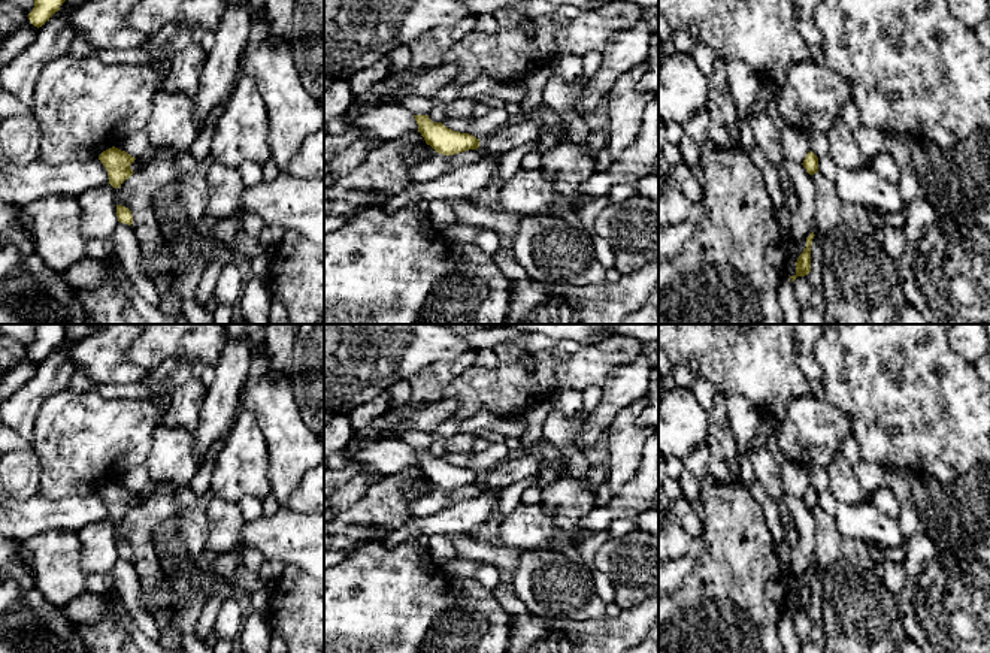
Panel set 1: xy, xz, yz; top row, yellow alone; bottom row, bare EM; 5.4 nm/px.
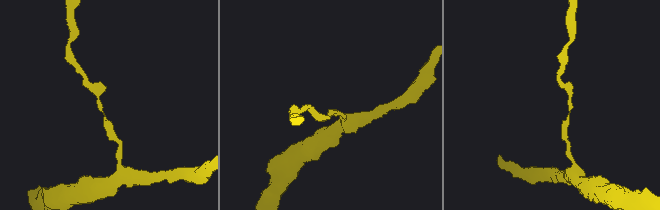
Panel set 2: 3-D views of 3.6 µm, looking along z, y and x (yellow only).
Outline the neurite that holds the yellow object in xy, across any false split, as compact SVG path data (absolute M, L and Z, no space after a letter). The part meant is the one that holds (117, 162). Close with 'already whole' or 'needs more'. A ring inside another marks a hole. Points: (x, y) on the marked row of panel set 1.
M115 146L103 151L99 155L99 160L108 170L109 184L113 188L121 187L121 184L128 179L134 172L131 170L130 164L136 160L125 151L121 151Z; already whole

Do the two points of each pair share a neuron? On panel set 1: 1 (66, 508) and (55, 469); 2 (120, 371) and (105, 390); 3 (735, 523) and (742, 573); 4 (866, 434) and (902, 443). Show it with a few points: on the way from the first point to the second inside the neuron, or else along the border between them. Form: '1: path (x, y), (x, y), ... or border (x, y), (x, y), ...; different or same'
1: border (97, 490), (58, 499), (36, 496); different
2: border (78, 368), (96, 383), (138, 383), (142, 380); different
3: path (736, 535), (739, 561); same
4: path (875, 434), (881, 434), (893, 443); same

